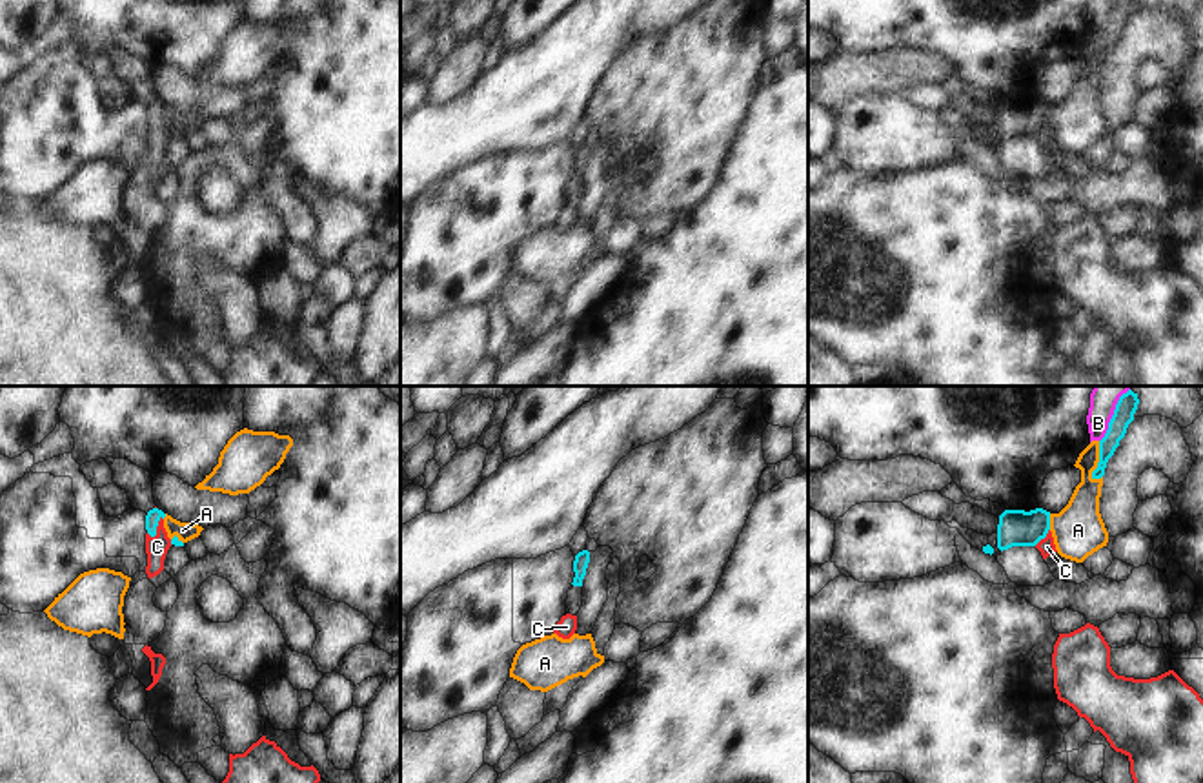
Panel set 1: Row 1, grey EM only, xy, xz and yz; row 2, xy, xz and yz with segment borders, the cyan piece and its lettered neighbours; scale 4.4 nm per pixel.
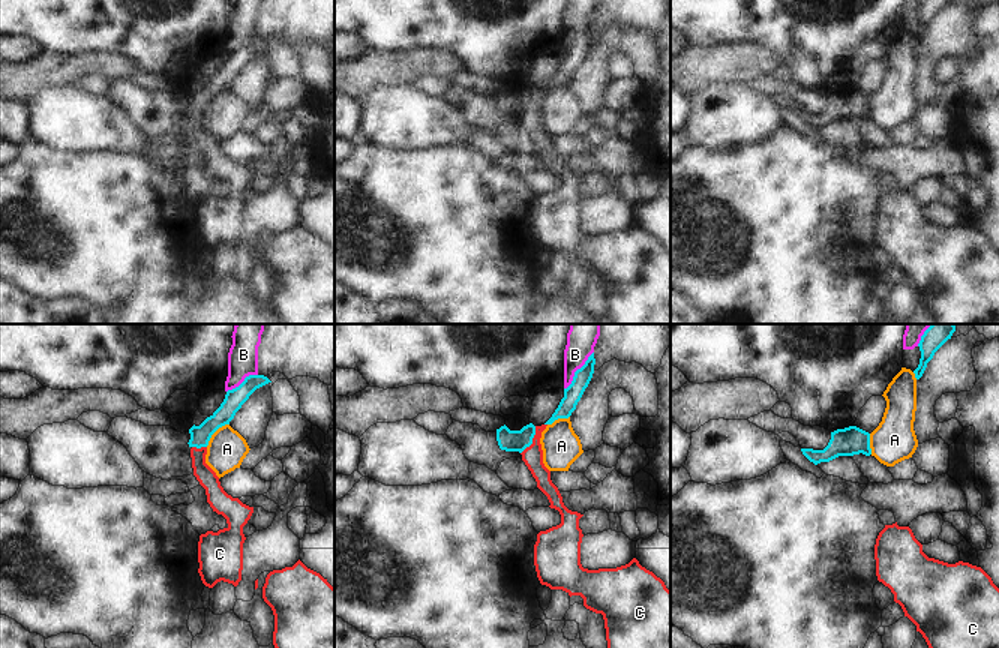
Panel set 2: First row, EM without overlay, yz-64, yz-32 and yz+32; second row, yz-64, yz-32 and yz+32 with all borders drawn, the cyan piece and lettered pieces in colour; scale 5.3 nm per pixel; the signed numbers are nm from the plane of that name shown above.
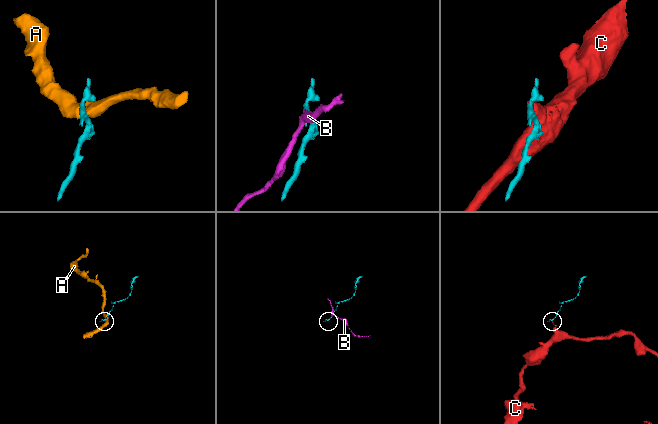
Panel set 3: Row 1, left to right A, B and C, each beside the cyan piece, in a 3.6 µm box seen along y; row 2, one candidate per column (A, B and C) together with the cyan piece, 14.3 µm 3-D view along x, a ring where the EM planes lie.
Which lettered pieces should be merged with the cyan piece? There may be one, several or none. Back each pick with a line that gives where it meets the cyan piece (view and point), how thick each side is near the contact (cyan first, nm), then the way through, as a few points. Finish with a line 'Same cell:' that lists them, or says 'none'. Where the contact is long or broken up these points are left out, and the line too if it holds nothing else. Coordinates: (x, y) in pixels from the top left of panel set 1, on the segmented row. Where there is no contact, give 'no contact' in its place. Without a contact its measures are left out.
C: contact xy (155, 527); calibres 70 and 100 nm; way xy (153, 516), (155, 527), (157, 547)
Same cell: C

